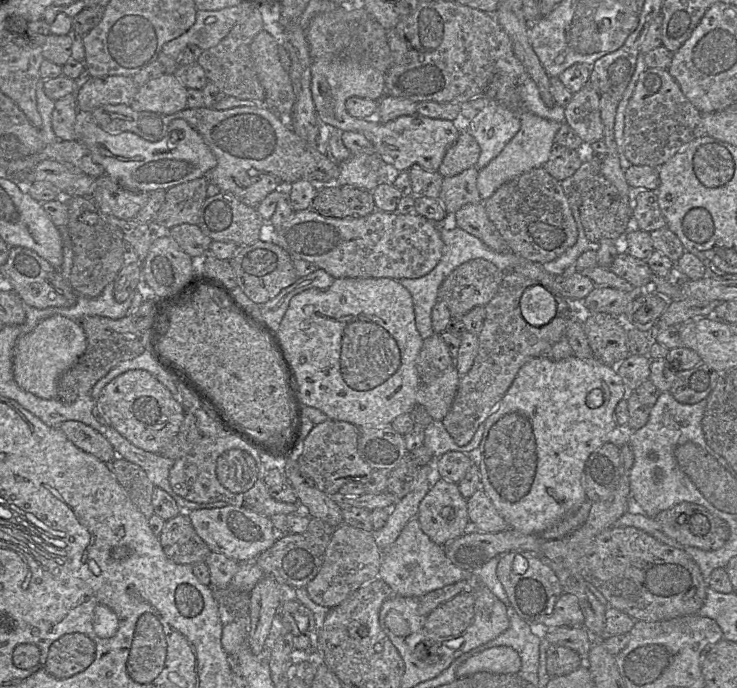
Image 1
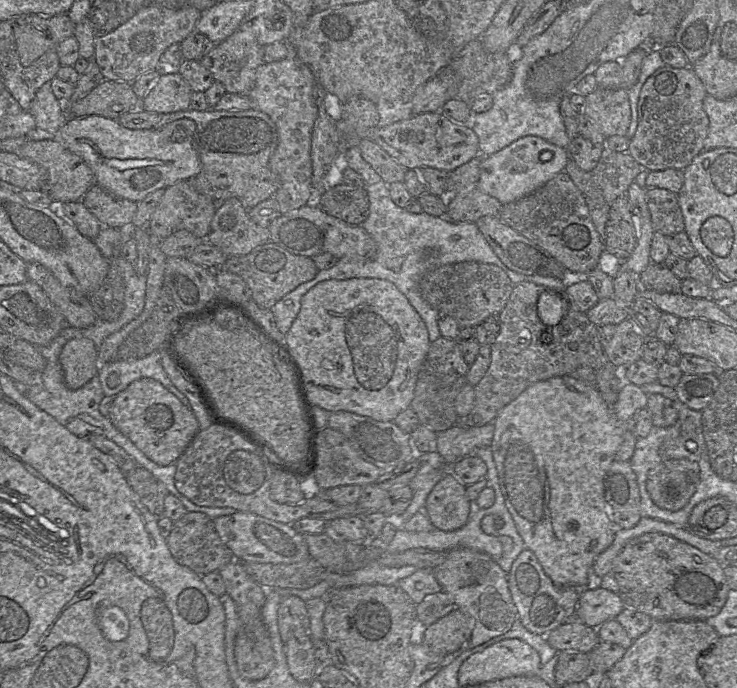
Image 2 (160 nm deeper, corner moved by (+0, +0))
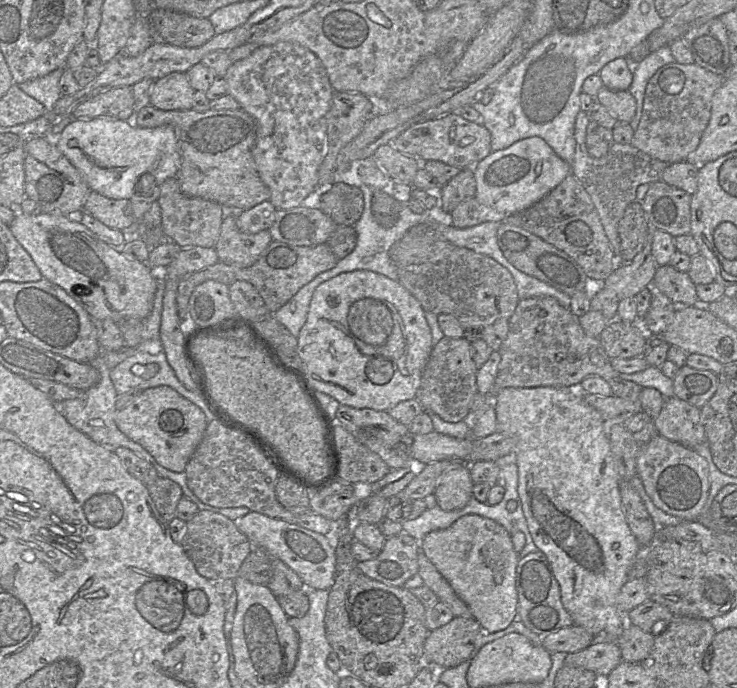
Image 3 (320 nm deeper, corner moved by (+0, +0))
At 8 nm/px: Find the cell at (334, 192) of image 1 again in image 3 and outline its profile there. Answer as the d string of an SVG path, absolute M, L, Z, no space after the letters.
M335 182L319 196L317 207L337 227L354 226L363 213L364 198L359 187Z

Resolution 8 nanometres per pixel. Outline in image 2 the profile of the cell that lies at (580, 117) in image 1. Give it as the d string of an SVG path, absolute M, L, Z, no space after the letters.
M597 87L584 98L582 114L594 121L606 138L626 135L631 122L627 90Z

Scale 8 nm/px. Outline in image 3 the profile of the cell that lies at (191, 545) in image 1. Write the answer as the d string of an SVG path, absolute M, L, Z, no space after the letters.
M199 511L186 522L187 531L181 546L197 572L210 581L234 580L245 558L252 551L249 539L224 515Z

